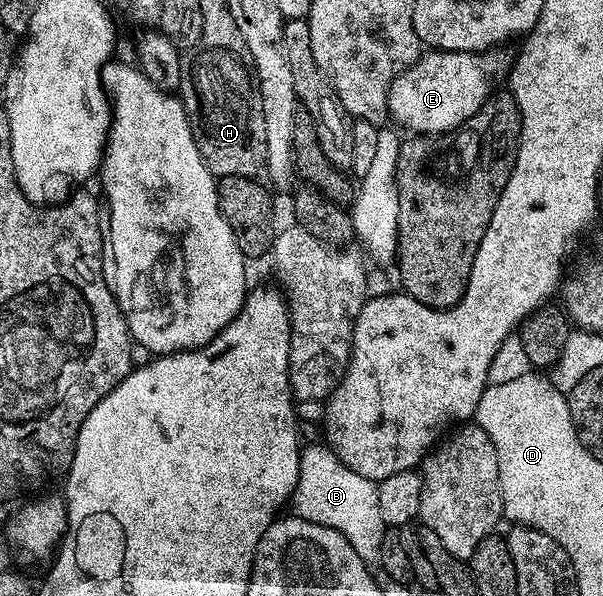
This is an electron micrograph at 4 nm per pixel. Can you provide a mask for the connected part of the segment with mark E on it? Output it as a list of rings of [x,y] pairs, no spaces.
[[[490,49],[478,53],[450,52],[449,50],[427,51],[410,68],[395,78],[388,90],[388,110],[391,119],[410,128],[416,134],[445,134],[456,130],[485,103],[496,86],[496,80],[507,73],[510,58],[502,50]]]

